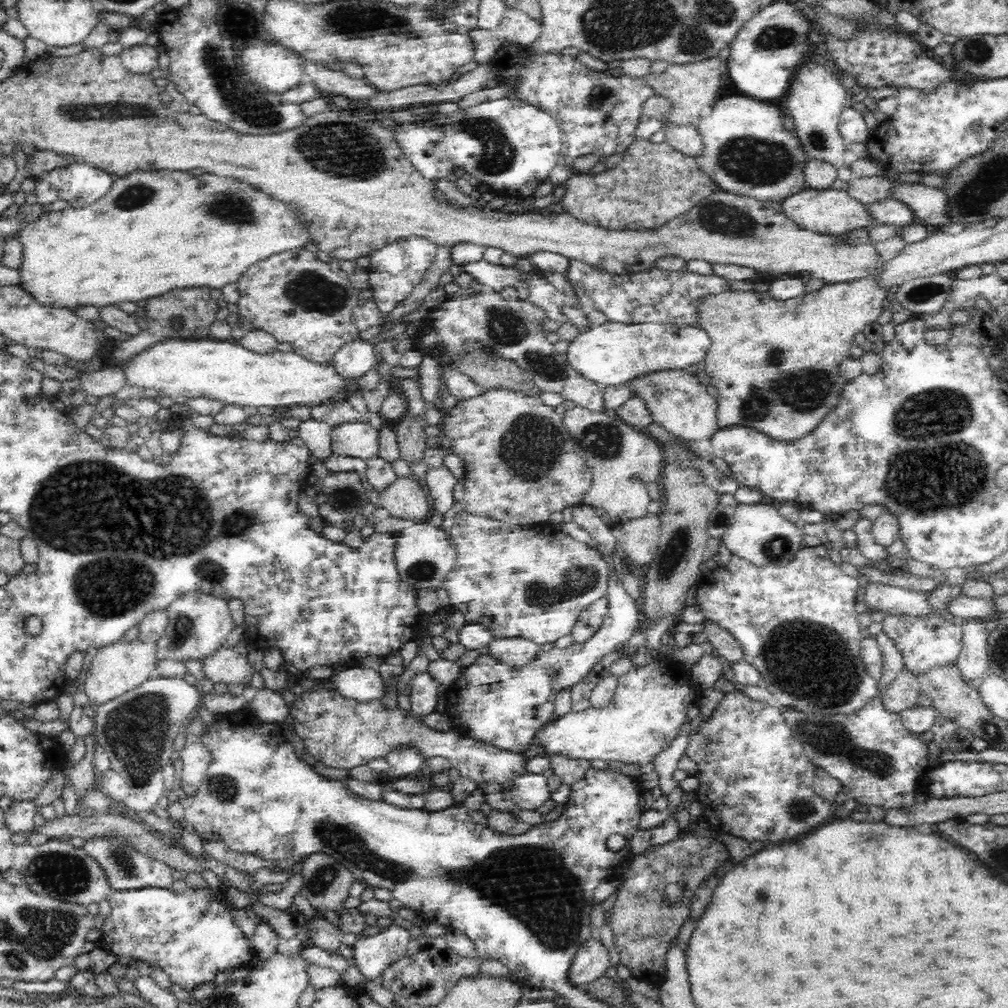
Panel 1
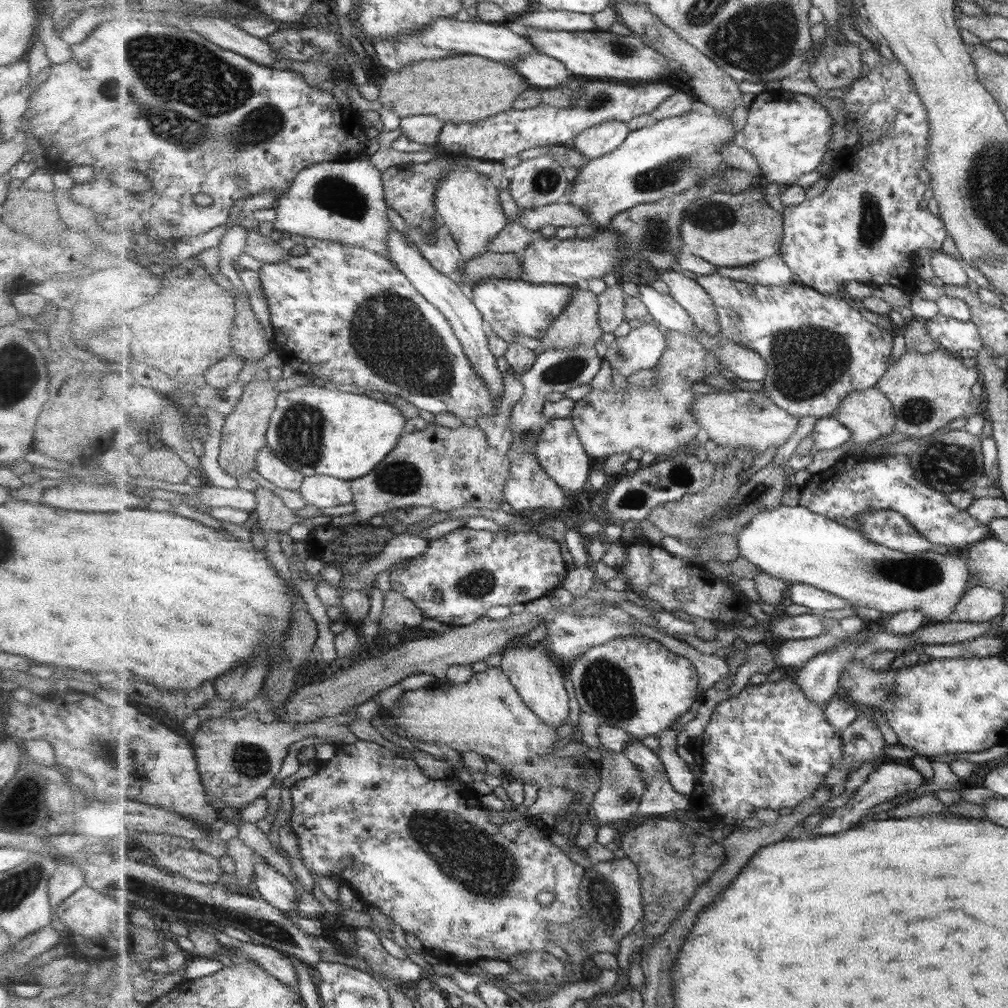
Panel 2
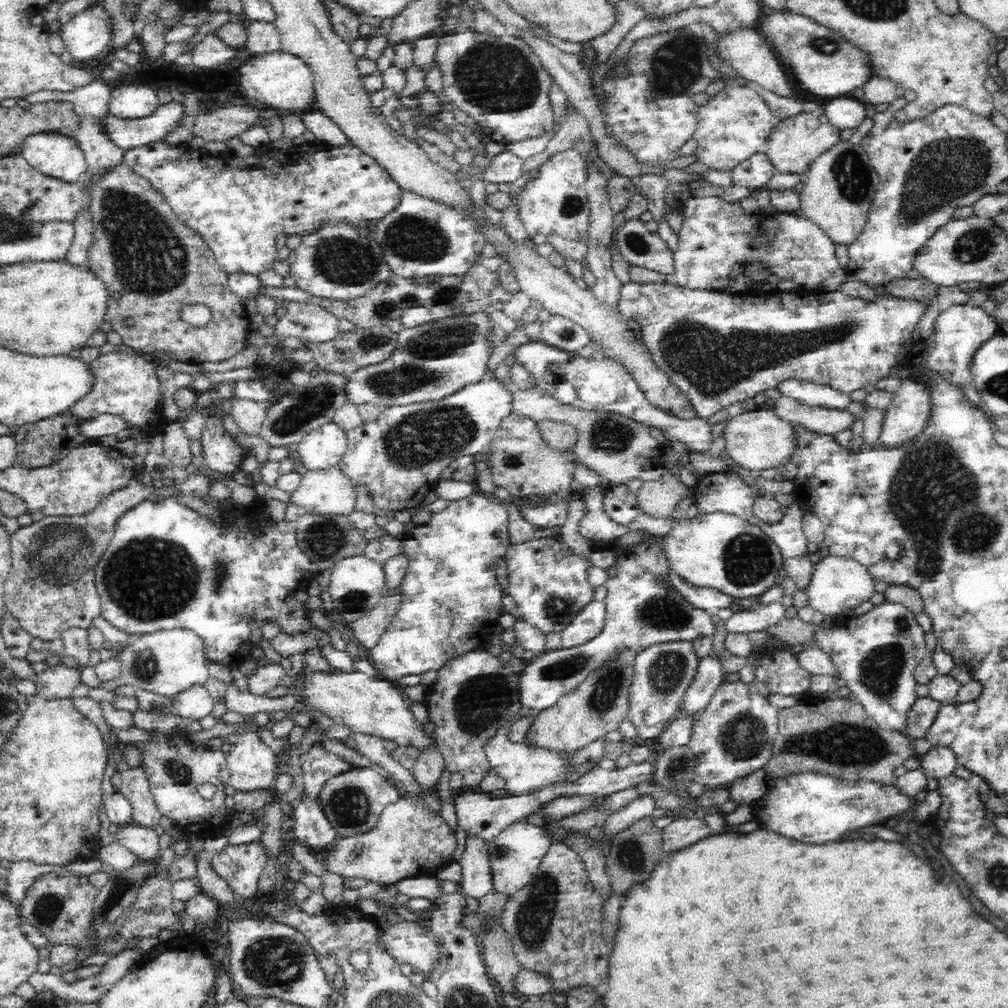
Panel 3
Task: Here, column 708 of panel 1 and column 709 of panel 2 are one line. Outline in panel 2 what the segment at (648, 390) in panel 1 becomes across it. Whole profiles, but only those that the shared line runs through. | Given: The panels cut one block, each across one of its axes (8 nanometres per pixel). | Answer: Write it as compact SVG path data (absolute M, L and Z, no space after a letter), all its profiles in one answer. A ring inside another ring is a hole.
M735 388L735 391L715 390L695 399L691 411L704 431L704 437L713 443L729 448L745 448L761 455L775 446L783 446L800 425L800 418L786 409L780 408L763 391L747 392Z

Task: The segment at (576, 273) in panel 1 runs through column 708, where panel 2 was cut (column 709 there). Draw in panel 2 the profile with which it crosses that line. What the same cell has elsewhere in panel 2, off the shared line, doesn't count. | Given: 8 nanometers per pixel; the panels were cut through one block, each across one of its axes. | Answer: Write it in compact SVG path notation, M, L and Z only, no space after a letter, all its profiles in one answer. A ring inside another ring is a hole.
M719 273L697 275L695 280L706 288L714 300L723 338L743 344L763 356L769 368L762 391L793 416L834 416L847 396L876 387L891 366L894 335L869 322L855 309L853 301L844 295L827 295L803 283L793 282L787 286L749 284L731 280Z

